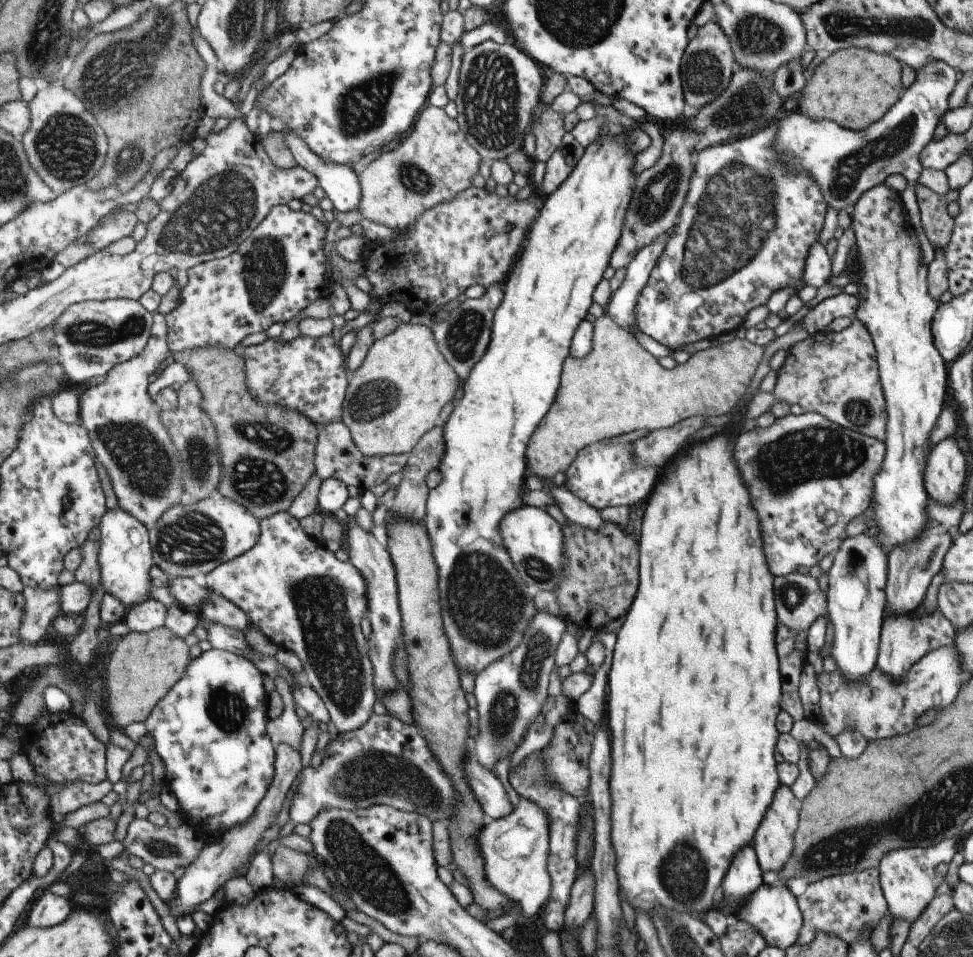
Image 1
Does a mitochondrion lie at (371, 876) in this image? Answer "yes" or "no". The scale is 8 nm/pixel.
yes

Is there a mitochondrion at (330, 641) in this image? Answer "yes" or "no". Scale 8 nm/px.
yes

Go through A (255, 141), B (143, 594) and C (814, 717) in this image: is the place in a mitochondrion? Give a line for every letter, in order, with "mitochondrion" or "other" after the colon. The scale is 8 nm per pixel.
A: other
B: other
C: other

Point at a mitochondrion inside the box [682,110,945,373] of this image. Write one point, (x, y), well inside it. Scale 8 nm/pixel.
(847, 169)

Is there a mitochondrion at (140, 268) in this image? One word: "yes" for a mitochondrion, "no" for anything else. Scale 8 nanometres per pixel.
no

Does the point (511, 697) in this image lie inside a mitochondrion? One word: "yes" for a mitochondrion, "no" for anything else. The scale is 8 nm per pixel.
yes

